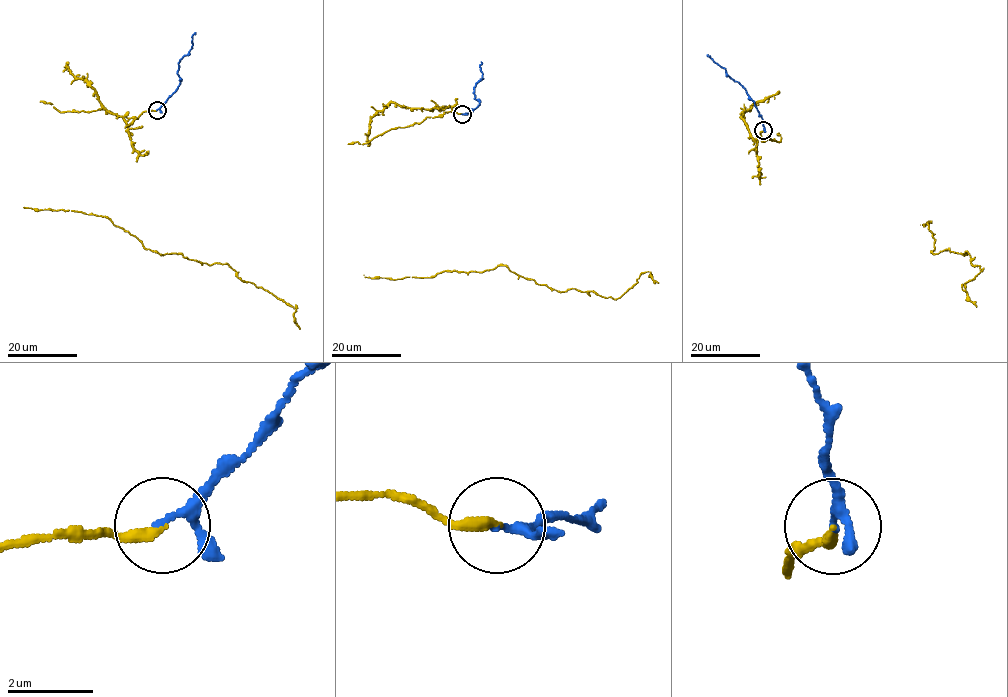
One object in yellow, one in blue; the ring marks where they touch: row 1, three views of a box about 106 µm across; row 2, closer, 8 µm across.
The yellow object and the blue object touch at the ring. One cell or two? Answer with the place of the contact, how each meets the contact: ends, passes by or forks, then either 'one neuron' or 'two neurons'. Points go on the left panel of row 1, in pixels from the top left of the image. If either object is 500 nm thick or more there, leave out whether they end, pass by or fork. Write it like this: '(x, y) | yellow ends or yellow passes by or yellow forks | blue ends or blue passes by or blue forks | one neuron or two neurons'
(157, 110) | yellow ends | blue passes by | one neuron

